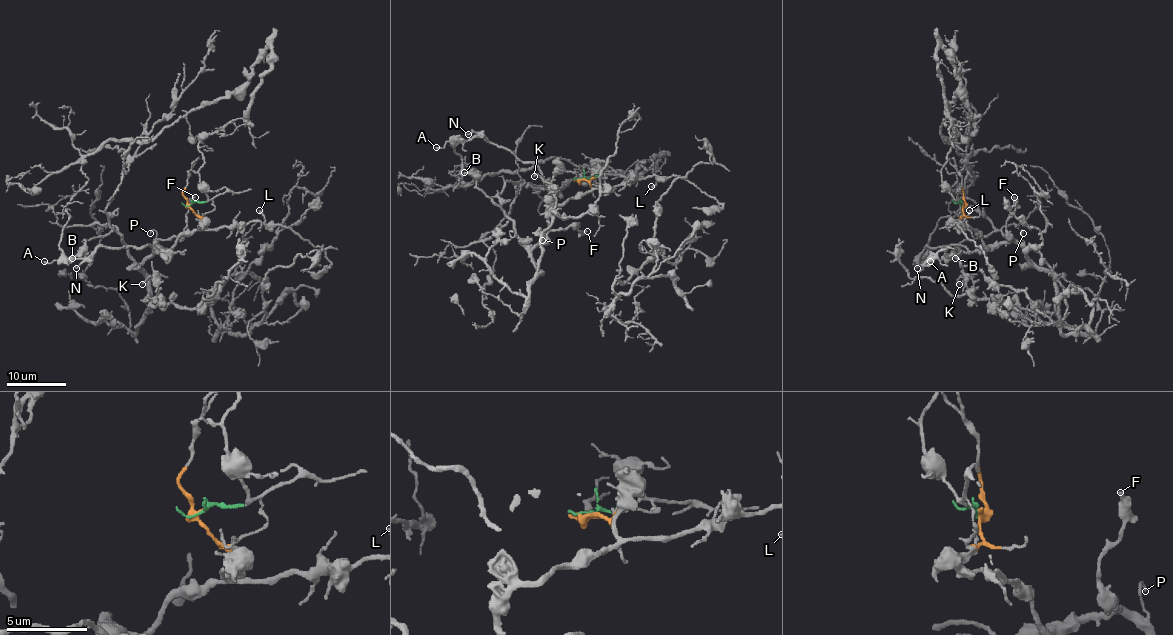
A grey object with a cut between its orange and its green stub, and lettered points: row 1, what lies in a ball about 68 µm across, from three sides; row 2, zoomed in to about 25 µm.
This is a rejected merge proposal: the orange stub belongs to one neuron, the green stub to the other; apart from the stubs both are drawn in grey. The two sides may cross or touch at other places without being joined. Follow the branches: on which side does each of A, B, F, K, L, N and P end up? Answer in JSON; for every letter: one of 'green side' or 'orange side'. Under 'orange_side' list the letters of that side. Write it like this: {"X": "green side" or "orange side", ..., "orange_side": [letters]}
{"A": "orange side", "B": "orange side", "F": "orange side", "K": "orange side", "L": "orange side", "N": "orange side", "P": "orange side", "orange_side": ["A", "B", "F", "K", "L", "N", "P"]}

